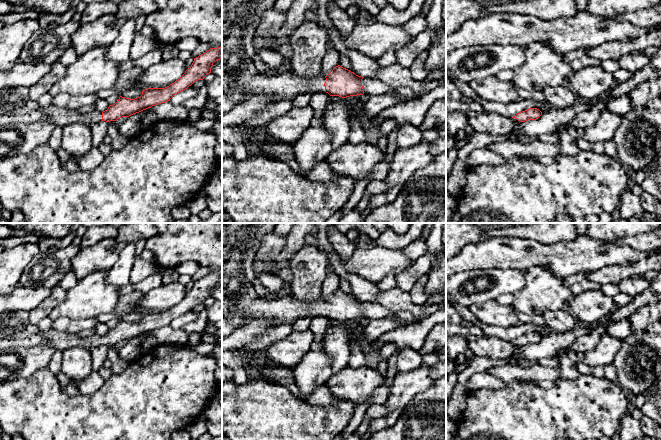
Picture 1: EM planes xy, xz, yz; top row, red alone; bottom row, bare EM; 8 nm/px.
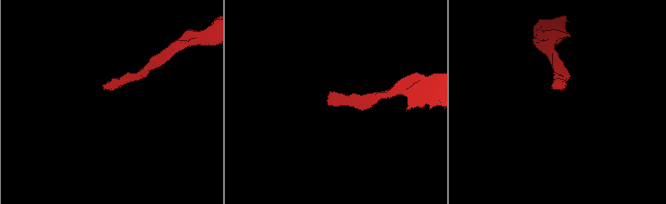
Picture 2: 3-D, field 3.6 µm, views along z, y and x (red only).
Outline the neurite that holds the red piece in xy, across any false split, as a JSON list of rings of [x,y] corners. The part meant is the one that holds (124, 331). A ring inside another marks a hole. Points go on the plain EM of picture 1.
[[[222,270],[210,272],[205,277],[194,282],[191,291],[169,310],[145,313],[142,315],[142,319],[135,323],[120,320],[115,328],[110,329],[103,336],[98,334],[84,336],[83,334],[70,334],[55,330],[48,332],[37,331],[28,337],[17,339],[17,345],[33,347],[49,341],[51,343],[50,346],[61,352],[73,347],[81,347],[91,351],[100,345],[116,345],[122,341],[129,341],[152,330],[170,325],[175,318],[187,313],[194,306],[203,304],[211,297],[213,287],[220,283],[222,283]]]

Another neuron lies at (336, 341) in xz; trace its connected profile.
[[[329,320],[324,337],[324,350],[332,359],[333,373],[338,373],[348,366],[349,335],[344,322],[339,320]]]

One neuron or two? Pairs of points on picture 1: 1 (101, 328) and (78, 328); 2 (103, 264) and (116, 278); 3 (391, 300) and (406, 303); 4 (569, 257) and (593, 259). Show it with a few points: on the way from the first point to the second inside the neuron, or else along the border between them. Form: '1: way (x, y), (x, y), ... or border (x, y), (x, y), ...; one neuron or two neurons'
1: border (98, 322), (94, 328); two neurons
2: border (122, 250), (119, 258), (105, 271); two neurons
3: way (395, 300), (402, 301); one neuron
4: way (575, 257), (587, 257); one neuron

